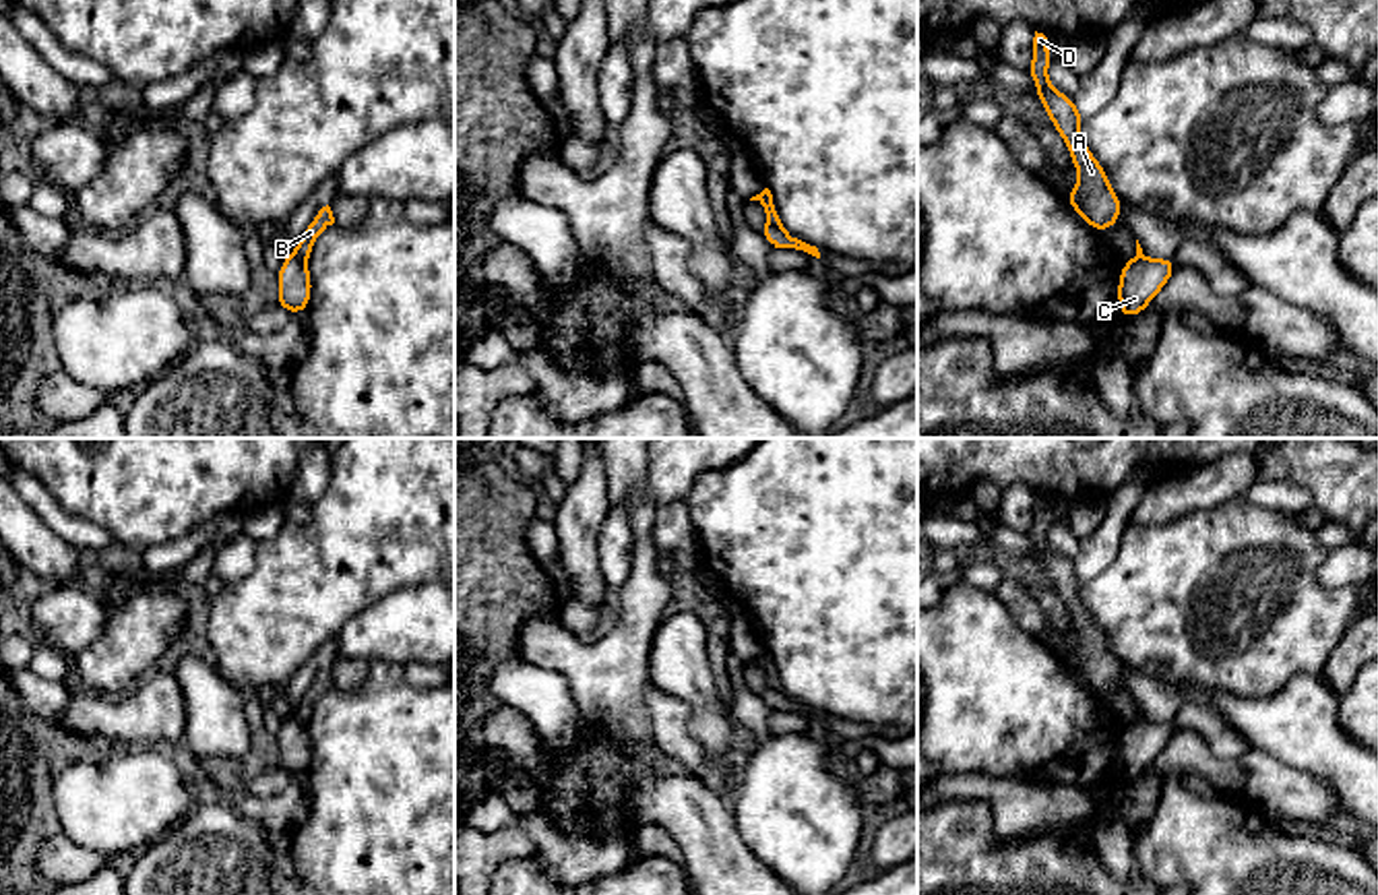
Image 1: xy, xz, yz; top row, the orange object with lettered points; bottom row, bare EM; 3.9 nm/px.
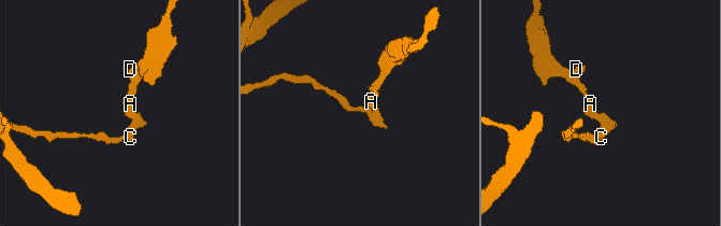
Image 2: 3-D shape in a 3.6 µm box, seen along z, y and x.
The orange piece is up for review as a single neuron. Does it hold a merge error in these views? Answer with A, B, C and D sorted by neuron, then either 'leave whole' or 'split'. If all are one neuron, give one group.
A B D / C; split

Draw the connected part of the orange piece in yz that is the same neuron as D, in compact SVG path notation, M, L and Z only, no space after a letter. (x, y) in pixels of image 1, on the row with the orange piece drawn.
M1035 31L1033 37L1033 60L1027 74L1035 81L1035 97L1043 103L1052 124L1064 138L1072 165L1078 172L1078 184L1074 190L1066 192L1068 205L1095 229L1105 232L1116 225L1122 211L1122 200L1114 192L1105 169L1091 155L1078 130L1083 112L1072 103L1072 99L1056 91L1047 76L1052 54L1050 43L1043 33Z

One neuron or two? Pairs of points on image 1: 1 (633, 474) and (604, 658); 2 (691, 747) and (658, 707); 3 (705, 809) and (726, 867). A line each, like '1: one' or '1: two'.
1: one
2: one
3: one

